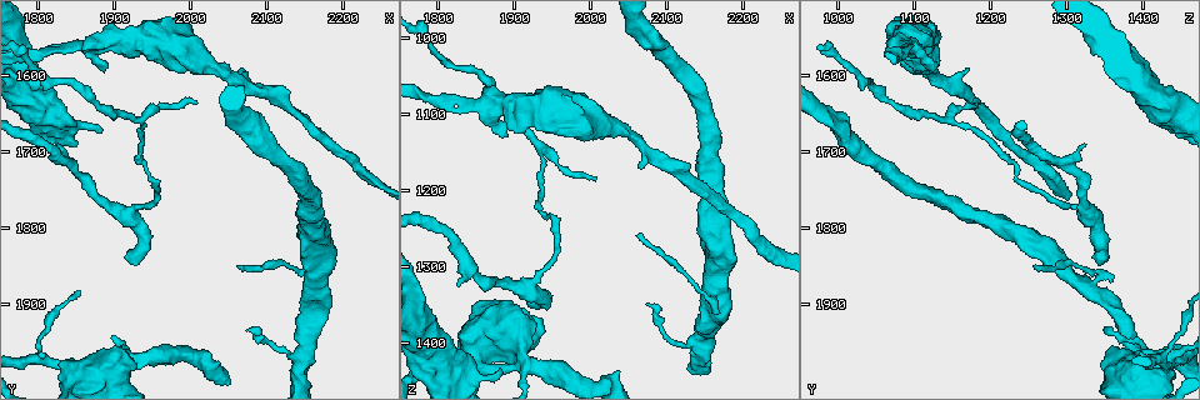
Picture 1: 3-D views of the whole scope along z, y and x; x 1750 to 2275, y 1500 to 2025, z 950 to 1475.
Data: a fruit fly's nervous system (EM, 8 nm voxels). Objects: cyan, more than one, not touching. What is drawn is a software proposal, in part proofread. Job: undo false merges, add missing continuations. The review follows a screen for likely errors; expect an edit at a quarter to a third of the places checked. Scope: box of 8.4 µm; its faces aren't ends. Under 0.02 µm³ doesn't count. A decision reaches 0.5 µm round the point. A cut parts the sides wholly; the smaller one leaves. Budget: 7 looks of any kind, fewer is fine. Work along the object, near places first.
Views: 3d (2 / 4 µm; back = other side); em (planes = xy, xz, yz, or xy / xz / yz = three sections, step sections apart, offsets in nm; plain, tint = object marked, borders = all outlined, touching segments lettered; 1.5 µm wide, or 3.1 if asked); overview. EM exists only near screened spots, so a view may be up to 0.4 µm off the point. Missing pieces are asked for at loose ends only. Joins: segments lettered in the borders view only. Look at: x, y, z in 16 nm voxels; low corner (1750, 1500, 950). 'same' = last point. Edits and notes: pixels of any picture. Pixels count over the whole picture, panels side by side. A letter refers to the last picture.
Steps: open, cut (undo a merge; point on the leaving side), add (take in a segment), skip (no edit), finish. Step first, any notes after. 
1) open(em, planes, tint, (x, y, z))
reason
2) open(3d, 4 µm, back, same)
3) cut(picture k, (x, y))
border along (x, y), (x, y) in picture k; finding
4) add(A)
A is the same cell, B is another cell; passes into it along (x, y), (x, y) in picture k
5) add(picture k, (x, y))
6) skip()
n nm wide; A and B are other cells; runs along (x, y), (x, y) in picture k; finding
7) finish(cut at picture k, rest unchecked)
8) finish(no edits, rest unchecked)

open(3d, 4 µm, (1915, 1560, 1090))
thick turns thin

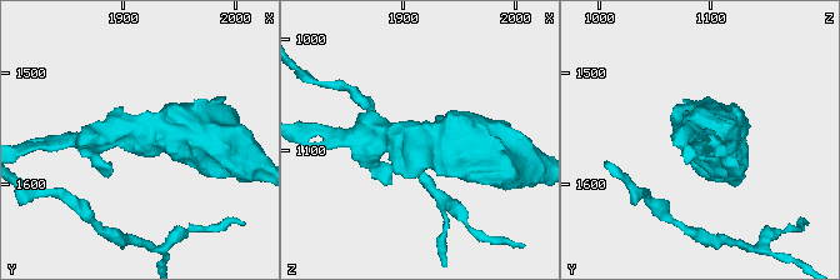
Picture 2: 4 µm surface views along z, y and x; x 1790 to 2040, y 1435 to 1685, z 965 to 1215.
open(em, xy, step 8, tint, (1914, 1558, 1090))

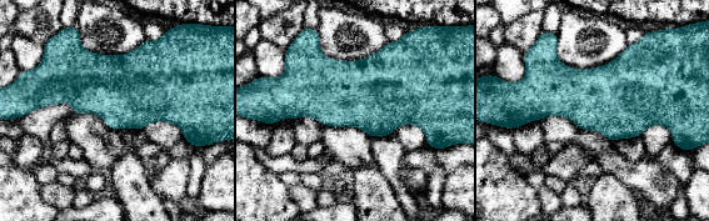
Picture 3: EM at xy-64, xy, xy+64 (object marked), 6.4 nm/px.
open(em, planes, borders, same)
cut it another way

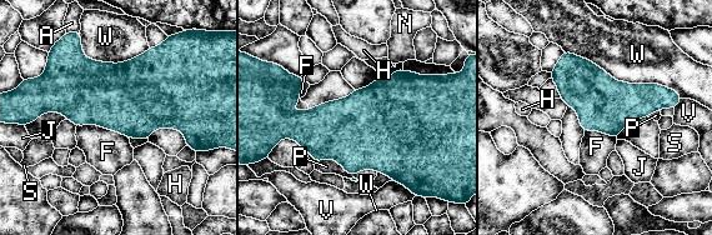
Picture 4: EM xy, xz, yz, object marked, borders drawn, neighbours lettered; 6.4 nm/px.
skip()
340 nm wide; A, F, H, J, N, P, S, V and W are other cells; border along (76, 125), (96, 124), (128, 138) in picture 4; continuous, no second neuron

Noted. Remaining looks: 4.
open(em, planes, borders, (2030, 1585, 1115))
thick turns thin

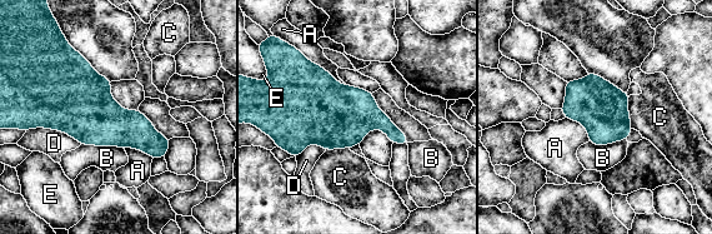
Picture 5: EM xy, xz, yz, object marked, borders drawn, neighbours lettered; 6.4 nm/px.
skip()
A touches over 360 nm; A, B, C, D and E are other cells; one neuron here

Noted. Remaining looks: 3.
open(em, yz, step 4, borders, (1915, 1840, 1350))
branch stops here

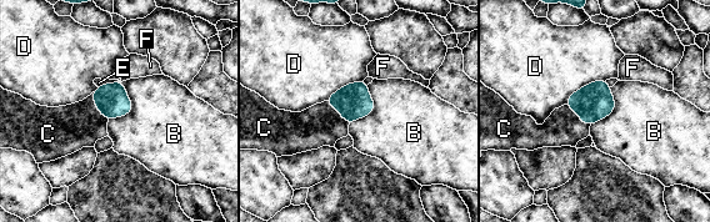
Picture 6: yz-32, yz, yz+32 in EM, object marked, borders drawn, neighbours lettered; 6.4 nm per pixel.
add(C)
D touches over 300 nm; C is the same cell, B, D, E and F are other cells; passes into it along (111, 100), (96, 106), (68, 129) in picture 6; it goes on there

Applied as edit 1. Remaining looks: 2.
finish(add at picture 6, rest unchecked)

